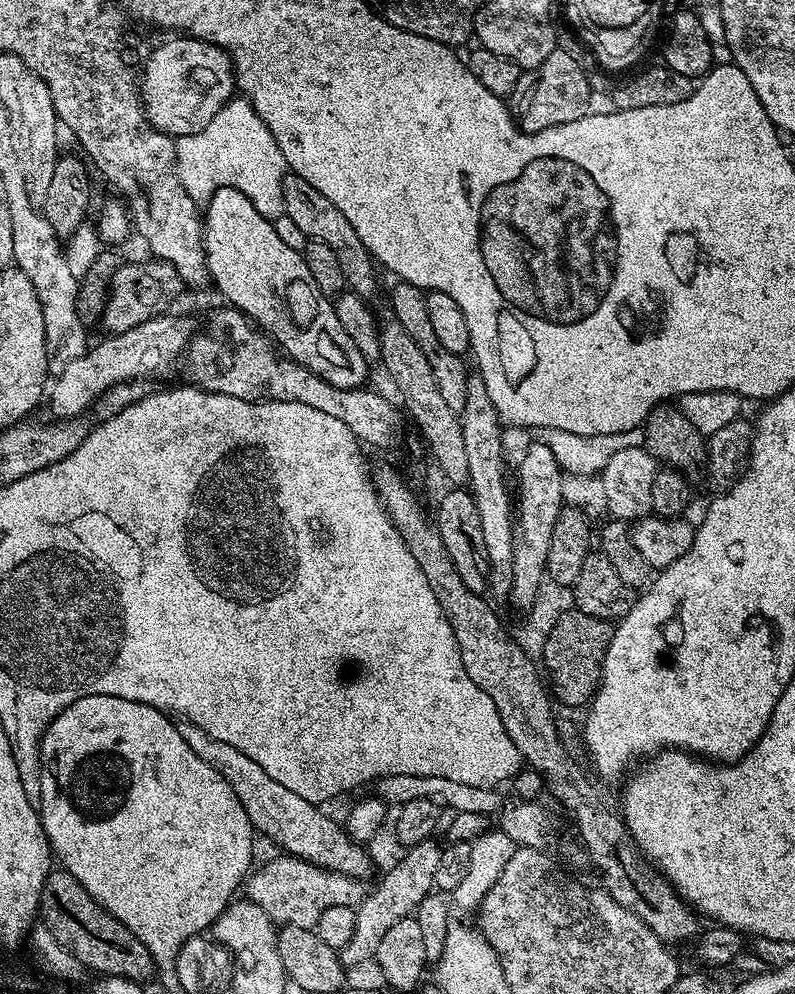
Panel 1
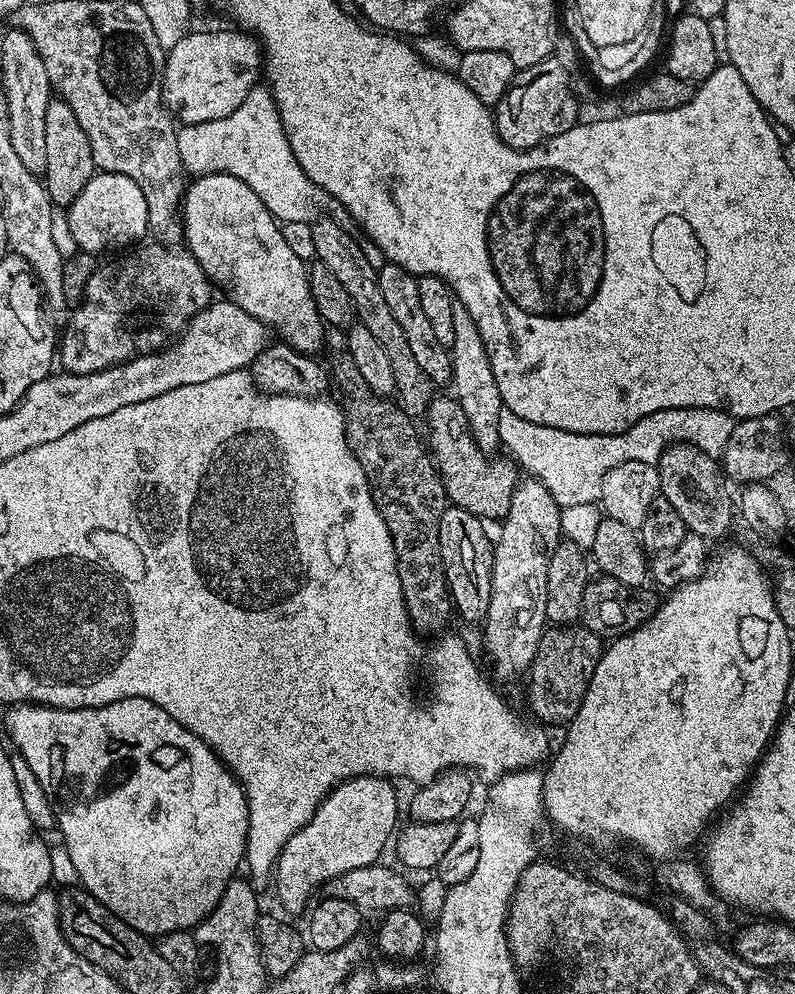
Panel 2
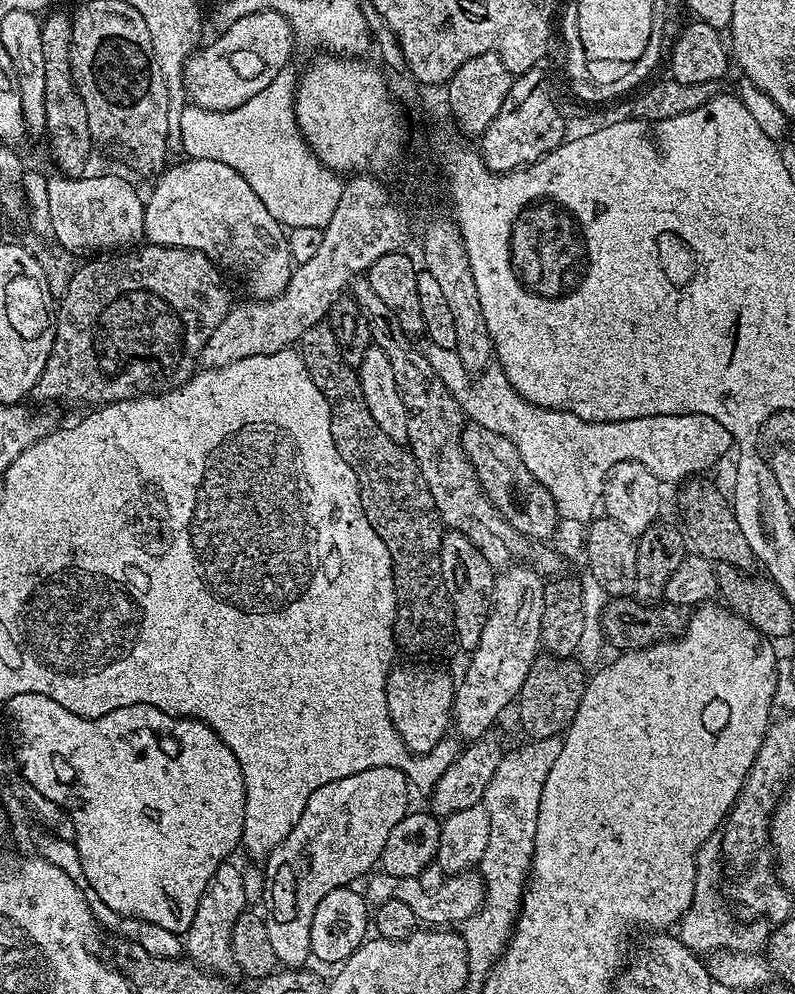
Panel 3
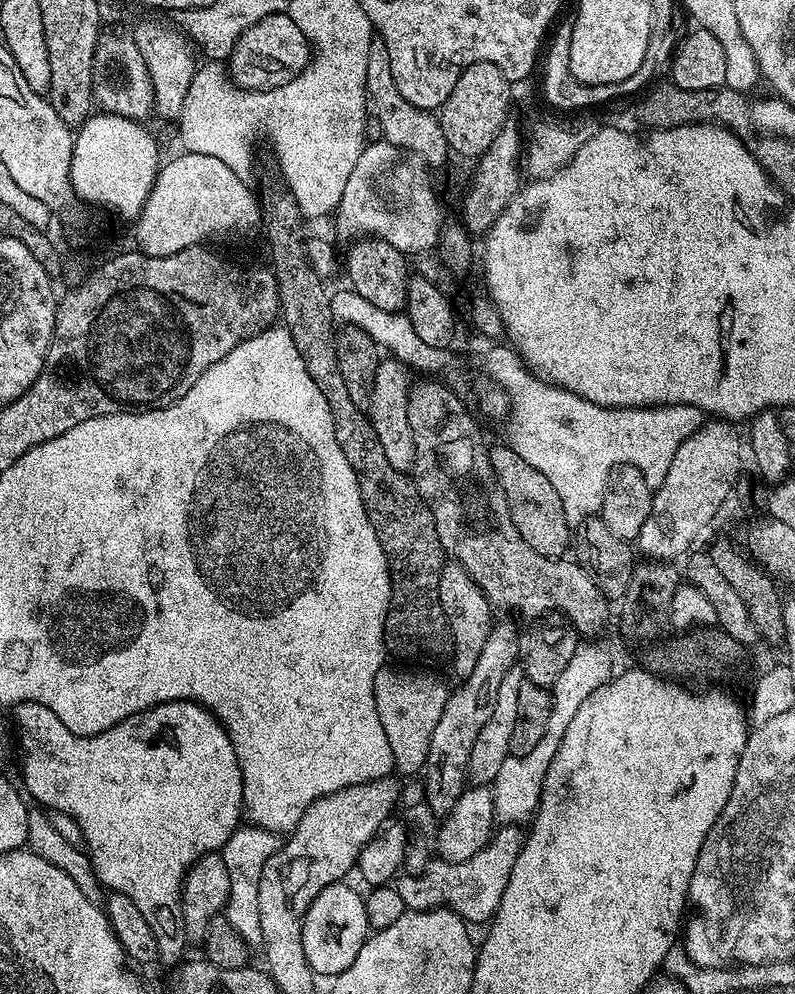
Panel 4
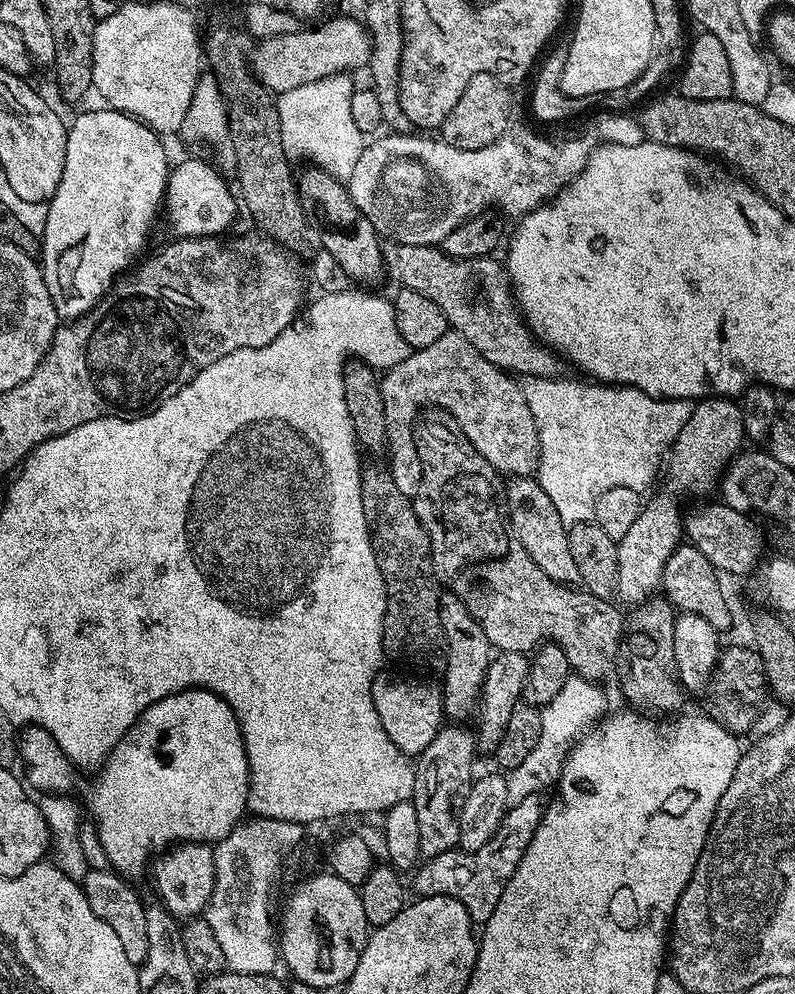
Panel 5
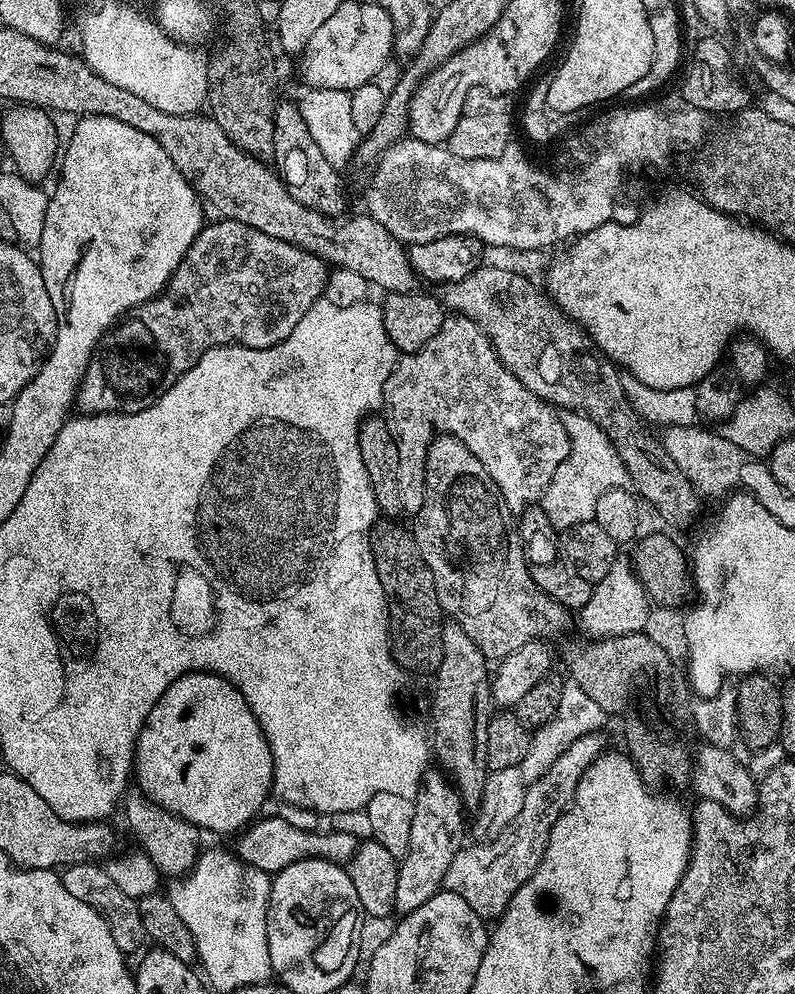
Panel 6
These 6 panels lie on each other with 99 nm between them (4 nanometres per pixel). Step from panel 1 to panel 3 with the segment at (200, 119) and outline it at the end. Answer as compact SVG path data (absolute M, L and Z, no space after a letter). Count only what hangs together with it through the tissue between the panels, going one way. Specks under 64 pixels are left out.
M278 12L248 14L227 25L222 32L224 33L217 40L210 41L208 45L205 43L199 50L194 51L184 64L184 84L189 101L199 108L215 112L234 110L242 106L242 102L254 98L258 90L266 90L266 86L270 86L270 82L274 82L274 78L278 78L278 74L289 67L288 59L292 56L292 50L294 51L291 24Z

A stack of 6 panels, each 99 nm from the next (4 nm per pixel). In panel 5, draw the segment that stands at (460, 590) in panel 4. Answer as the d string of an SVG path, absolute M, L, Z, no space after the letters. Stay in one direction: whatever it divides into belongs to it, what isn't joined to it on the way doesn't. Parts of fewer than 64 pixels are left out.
M445 591L440 597L440 617L442 630L448 643L448 661L442 673L443 715L452 722L464 722L468 715L475 713L480 699L480 690L484 687L484 675L488 662L494 655L482 626L470 614L460 597Z

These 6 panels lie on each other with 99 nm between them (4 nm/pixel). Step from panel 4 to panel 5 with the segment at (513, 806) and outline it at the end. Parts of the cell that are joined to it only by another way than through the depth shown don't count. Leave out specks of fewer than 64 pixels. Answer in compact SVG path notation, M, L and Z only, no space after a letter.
M569 675L566 682L562 682L562 690L550 698L550 702L540 709L542 718L542 734L538 734L538 743L534 750L518 766L507 769L506 790L509 801L515 802L543 793L543 788L548 788L557 783L564 760L572 751L573 744L585 731L587 720L596 722L605 715L604 692L599 688L595 679L586 676Z

